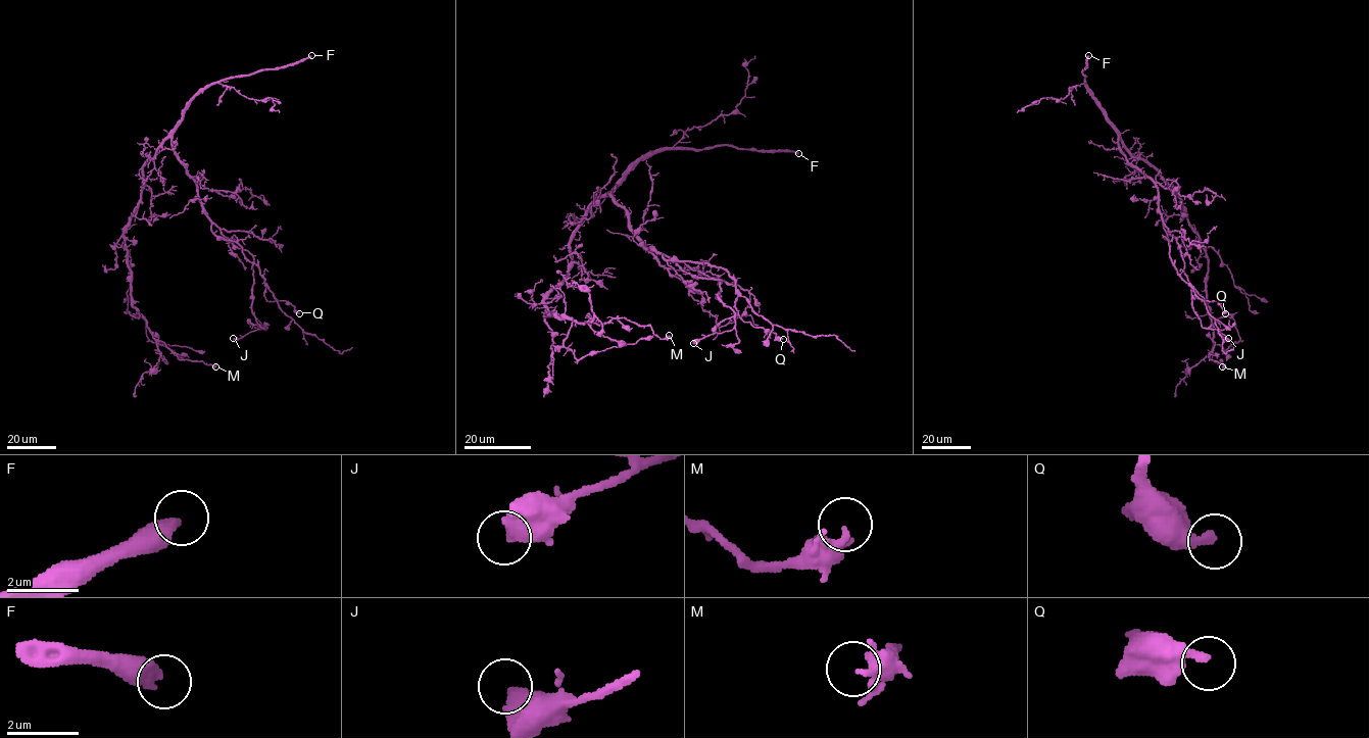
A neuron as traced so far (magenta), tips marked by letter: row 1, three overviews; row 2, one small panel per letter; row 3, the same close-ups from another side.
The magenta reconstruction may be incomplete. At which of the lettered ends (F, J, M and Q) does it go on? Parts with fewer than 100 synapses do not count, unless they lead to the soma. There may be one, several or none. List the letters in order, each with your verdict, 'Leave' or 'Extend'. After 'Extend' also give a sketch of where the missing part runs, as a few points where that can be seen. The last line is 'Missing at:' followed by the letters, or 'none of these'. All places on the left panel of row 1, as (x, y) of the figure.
F: Extend
J: Leave
M: Leave
Q: Leave
Missing at: F

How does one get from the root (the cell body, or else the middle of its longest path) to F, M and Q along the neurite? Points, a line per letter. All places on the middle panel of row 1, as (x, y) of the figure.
F: (601, 196), (642, 157), (664, 149), (704, 149), (729, 145), (798, 153)
M: (601, 196), (570, 242), (569, 275), (544, 307), (577, 323), (626, 317), (661, 338), (669, 335)
Q: (601, 196), (609, 194), (625, 209), (645, 248), (668, 260), (724, 268), (735, 281), (739, 316), (783, 339)

